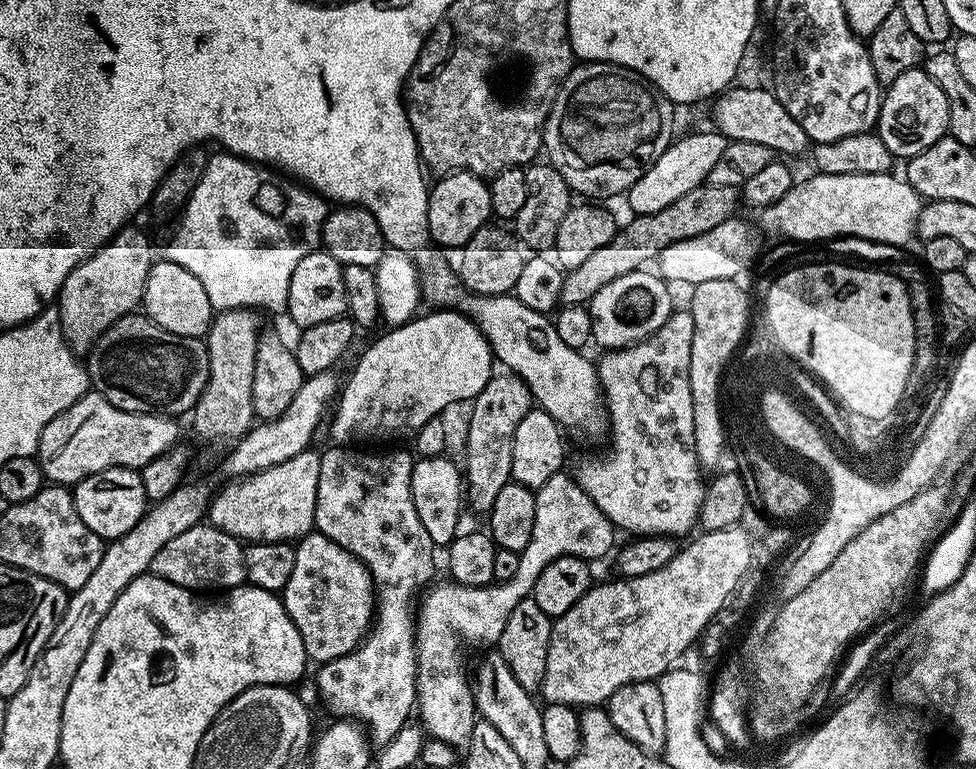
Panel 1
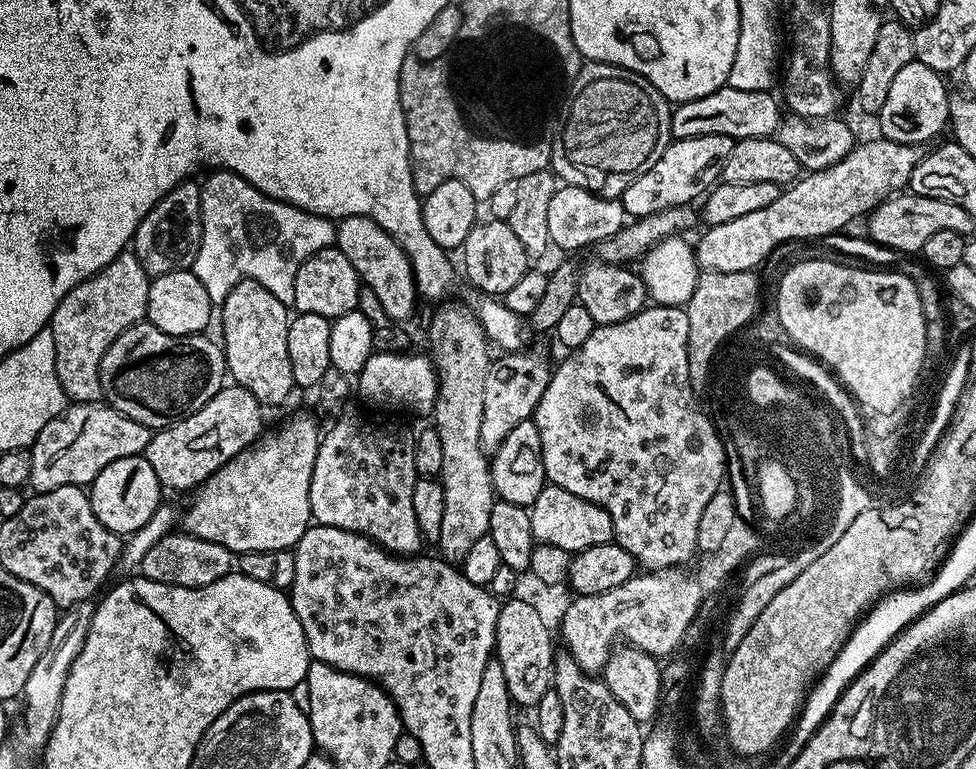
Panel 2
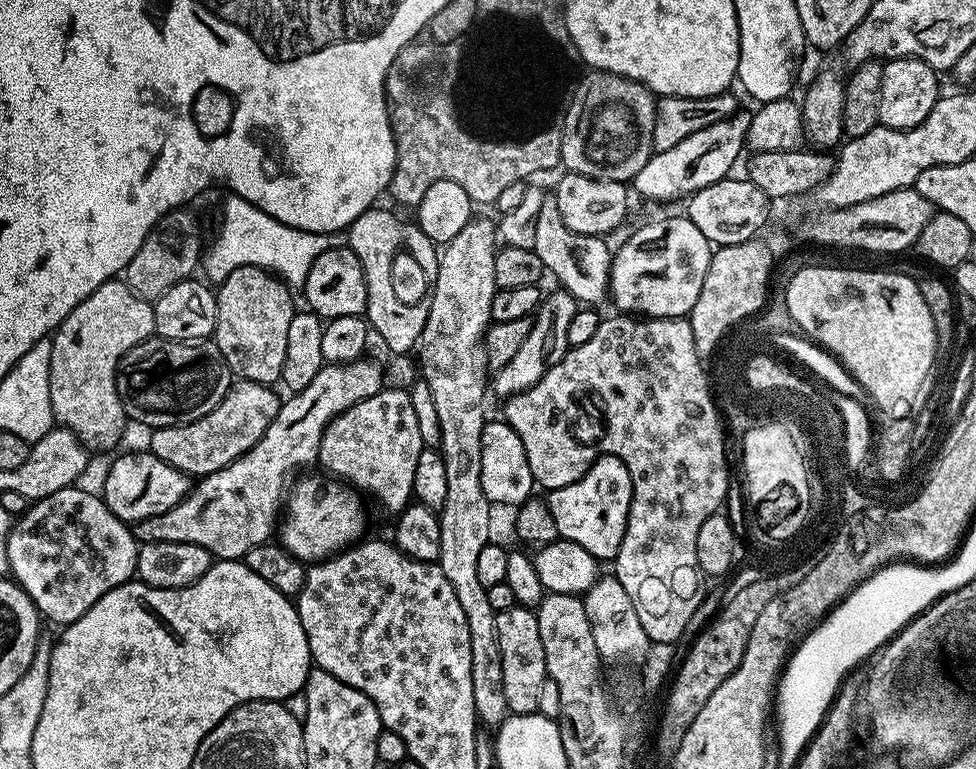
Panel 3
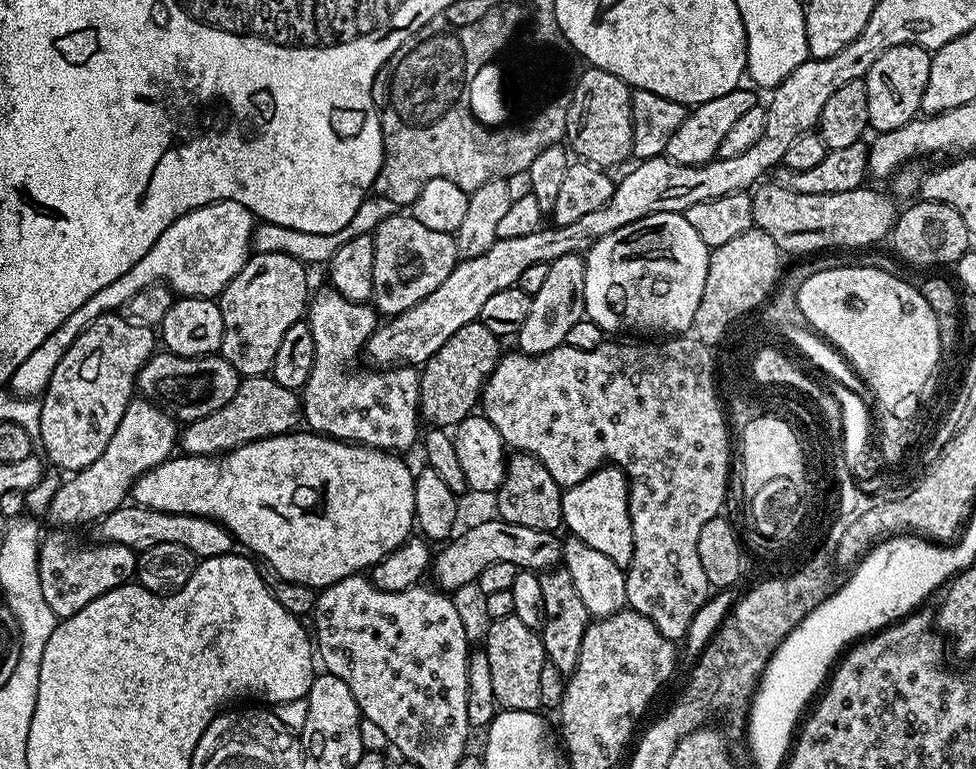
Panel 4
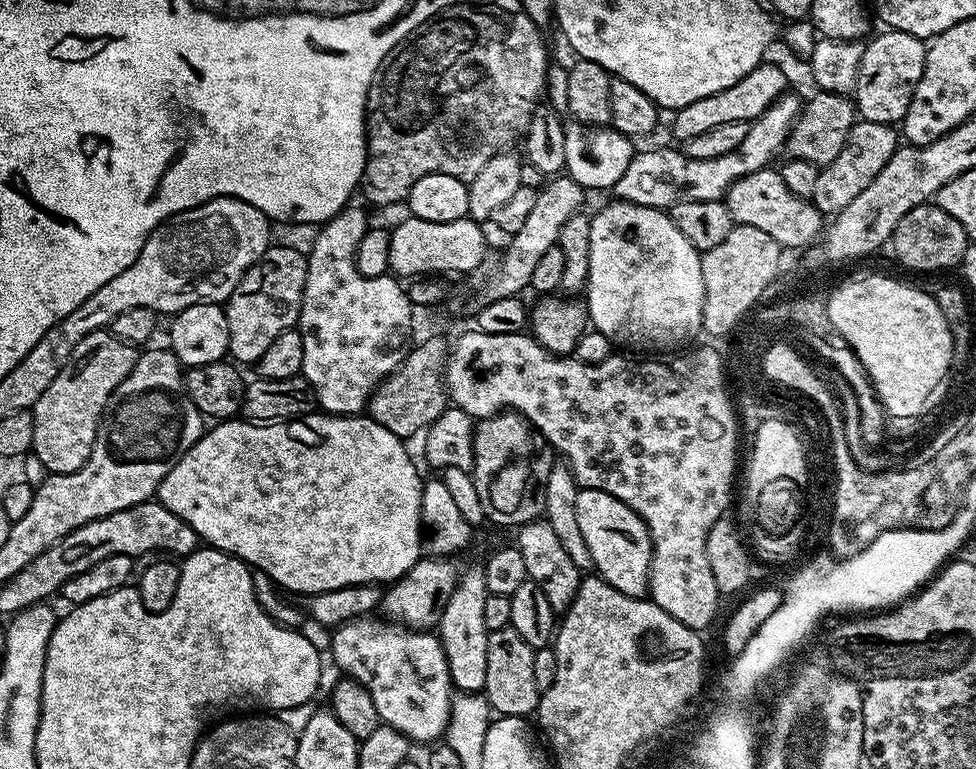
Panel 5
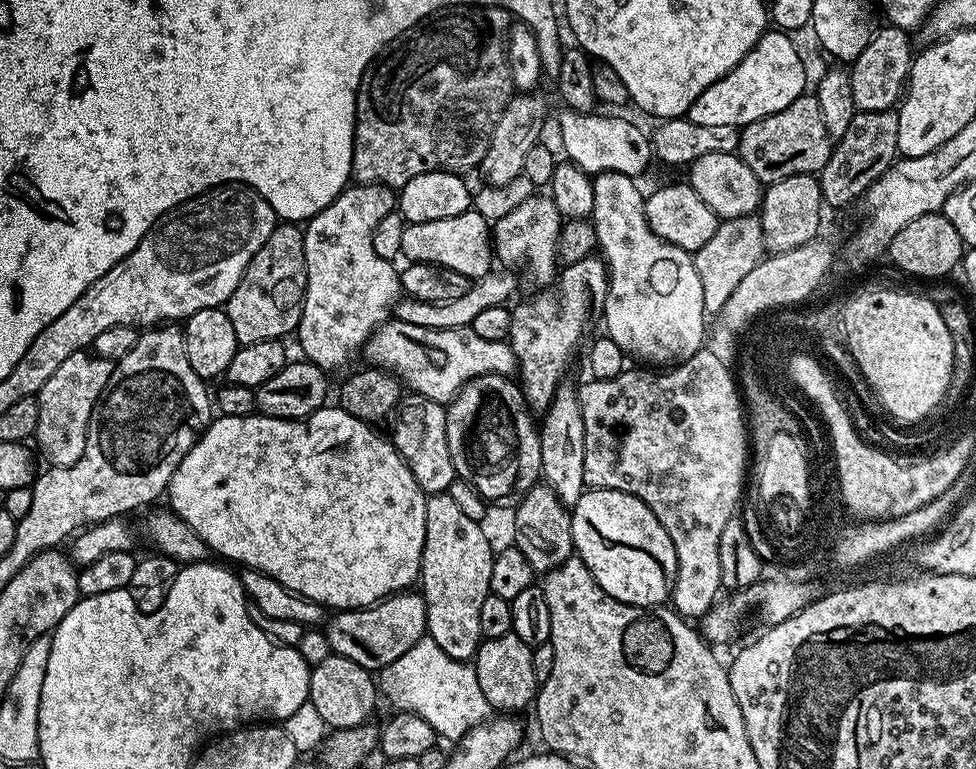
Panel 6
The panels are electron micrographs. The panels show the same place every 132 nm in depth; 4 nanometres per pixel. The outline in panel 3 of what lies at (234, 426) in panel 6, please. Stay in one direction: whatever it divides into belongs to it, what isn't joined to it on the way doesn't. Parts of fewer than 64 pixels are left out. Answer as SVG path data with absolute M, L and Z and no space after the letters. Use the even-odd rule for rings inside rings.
M144 450L144 452L128 452L109 466L108 473L104 476L102 499L104 505L118 519L135 522L170 510L183 496L188 495L189 491L189 477L174 470L174 466L162 462L162 458L158 458L152 451ZM308 476L305 480L297 479L291 485L290 495L282 508L282 519L278 524L279 543L291 556L297 556L305 562L327 560L337 552L352 547L365 535L365 501L361 493L332 478L328 478L324 484L325 477L320 476Z

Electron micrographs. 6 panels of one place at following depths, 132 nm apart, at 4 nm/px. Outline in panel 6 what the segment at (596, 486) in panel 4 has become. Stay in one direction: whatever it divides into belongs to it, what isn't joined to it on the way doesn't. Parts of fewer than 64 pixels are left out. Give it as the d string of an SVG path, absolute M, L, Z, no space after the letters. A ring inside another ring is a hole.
M588 488L570 511L575 555L586 562L598 586L610 598L630 606L651 608L663 605L671 597L676 577L674 542L670 542L670 534L662 530L662 522L654 518L654 510L646 502L622 490Z

